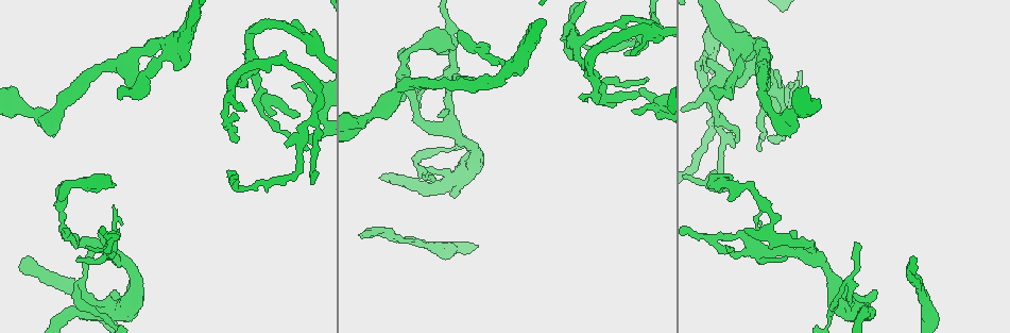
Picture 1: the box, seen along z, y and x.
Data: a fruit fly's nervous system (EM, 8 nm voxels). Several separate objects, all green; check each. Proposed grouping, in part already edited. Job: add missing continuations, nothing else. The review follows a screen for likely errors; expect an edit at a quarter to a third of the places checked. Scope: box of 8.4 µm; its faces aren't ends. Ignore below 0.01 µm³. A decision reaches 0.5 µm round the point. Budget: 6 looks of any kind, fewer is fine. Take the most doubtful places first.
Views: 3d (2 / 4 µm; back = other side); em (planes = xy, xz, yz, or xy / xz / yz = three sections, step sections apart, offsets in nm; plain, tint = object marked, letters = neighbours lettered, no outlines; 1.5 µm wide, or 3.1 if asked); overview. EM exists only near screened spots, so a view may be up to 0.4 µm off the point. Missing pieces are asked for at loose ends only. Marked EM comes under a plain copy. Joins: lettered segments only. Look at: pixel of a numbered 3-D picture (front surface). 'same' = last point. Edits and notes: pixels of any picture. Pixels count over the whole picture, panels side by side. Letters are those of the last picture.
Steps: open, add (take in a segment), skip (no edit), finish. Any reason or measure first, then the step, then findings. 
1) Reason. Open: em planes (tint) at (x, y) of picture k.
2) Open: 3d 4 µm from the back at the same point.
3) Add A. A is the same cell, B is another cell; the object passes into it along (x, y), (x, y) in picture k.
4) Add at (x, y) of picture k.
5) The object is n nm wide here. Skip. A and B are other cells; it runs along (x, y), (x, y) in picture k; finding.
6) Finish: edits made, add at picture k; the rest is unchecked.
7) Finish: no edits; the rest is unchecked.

Thin end. Open: 3d 4 µm at (113, 205) of picture 1.

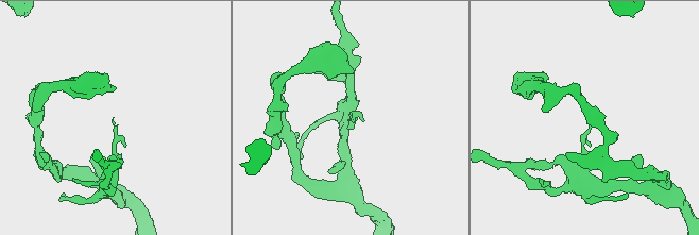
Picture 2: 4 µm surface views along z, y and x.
Now the EM. Open: em yz step 4 (tint) at (350, 119) of picture 2.

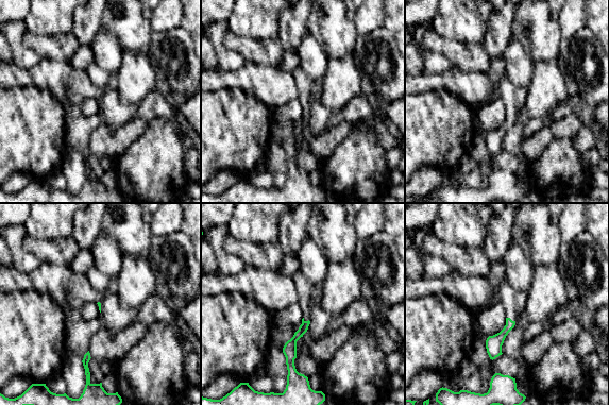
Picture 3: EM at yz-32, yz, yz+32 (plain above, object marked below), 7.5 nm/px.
Cut it another way. Open: em planes (letters) at the same point.

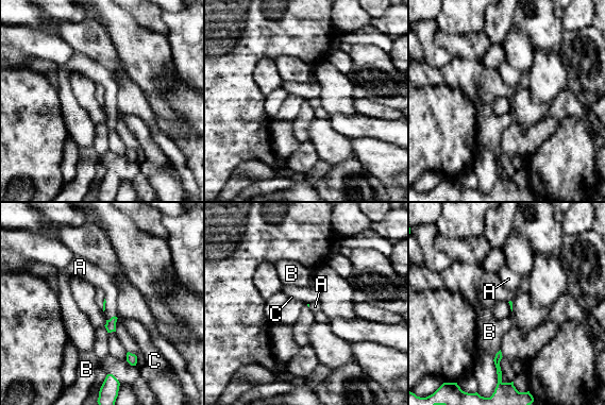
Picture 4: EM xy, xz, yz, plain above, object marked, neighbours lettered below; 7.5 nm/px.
The longest contact is with B, 100 nm. Add A. A is the same cell, B and C are other cells; it goes on there.

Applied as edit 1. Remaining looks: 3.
Redraw. Open: overview.

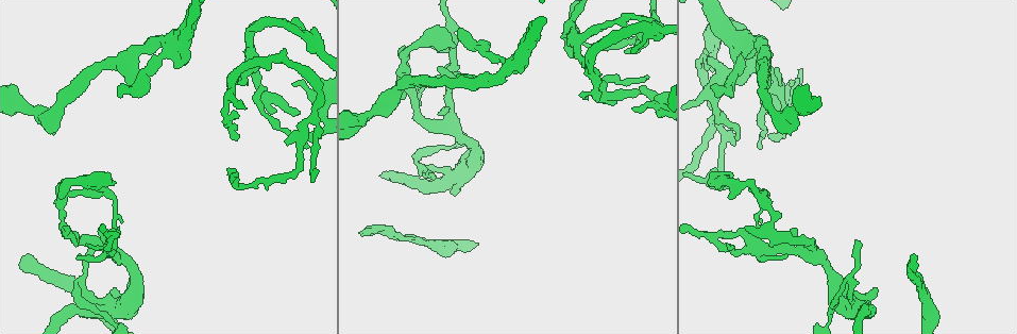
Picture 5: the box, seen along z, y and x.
Branch stops here. Open: em yz step 8 (letters) at (776, 68) of picture 5.

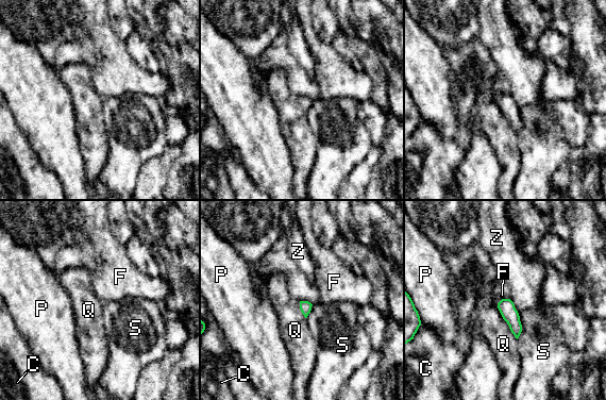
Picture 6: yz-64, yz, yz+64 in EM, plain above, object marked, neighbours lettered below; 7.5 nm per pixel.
The longest contact is with Q, 300 nm. Skip. C, F, P, Q, S and Z are other cells; a border runs along (509, 298), (519, 313) in picture 6; no lettered segment goes on from it.

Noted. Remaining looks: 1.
Finish: edits made, add at picture 4; the rest is unchecked.

